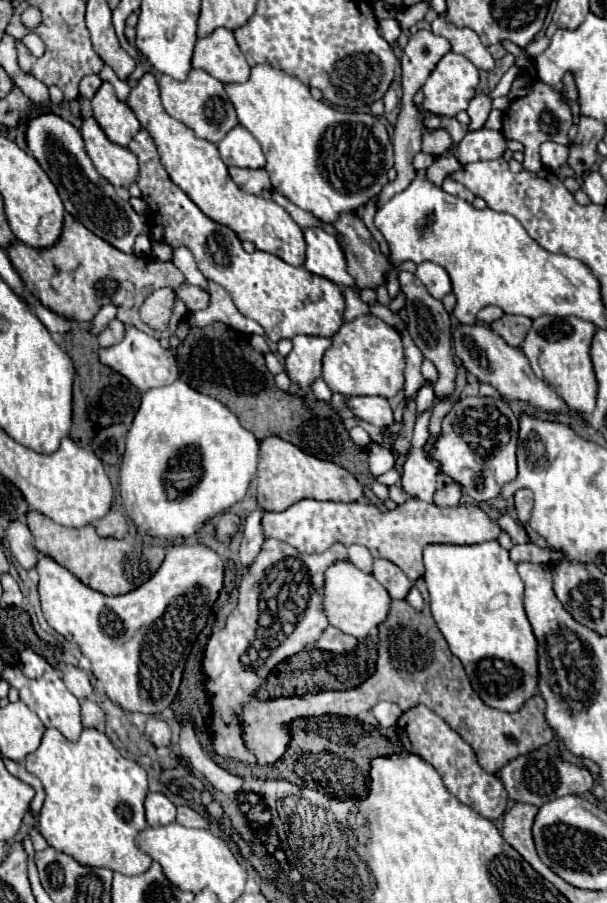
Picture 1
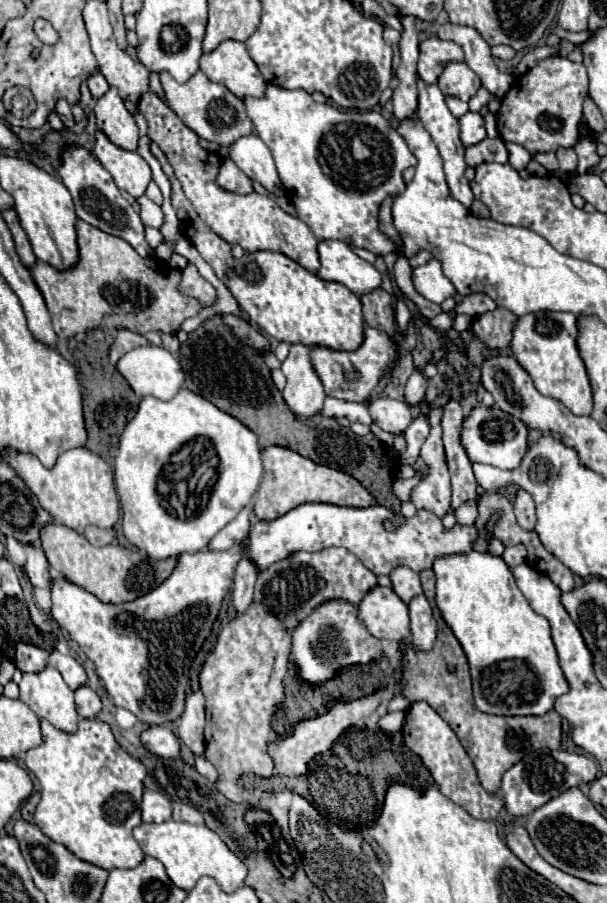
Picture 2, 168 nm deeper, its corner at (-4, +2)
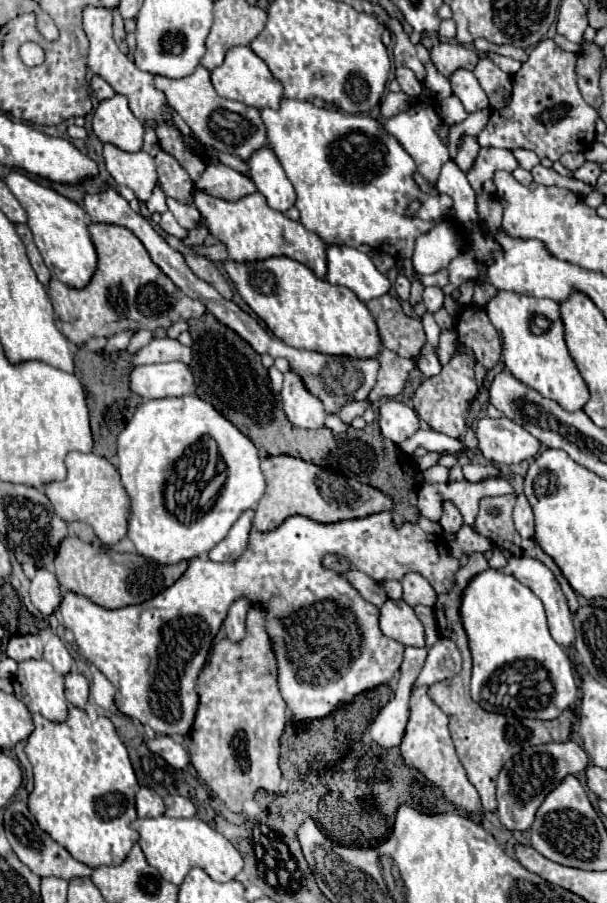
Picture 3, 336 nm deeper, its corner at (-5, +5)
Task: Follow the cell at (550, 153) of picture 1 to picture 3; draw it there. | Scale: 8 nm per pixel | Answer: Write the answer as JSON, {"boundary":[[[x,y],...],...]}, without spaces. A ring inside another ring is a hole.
{"boundary":[[[564,153],[564,155],[560,157],[560,163],[562,163],[566,169],[570,169],[570,171],[578,169],[584,161],[586,161],[586,159],[584,159],[582,153]]]}

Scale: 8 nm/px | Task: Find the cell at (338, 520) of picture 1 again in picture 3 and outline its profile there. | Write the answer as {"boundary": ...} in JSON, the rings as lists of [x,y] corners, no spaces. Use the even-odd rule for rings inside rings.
{"boundary":[[[380,511],[360,519],[346,519],[336,523],[318,523],[304,515],[288,517],[280,527],[272,531],[256,531],[249,535],[246,551],[236,561],[214,563],[208,557],[194,557],[188,563],[186,573],[170,585],[164,593],[140,605],[128,605],[120,609],[104,609],[92,603],[88,597],[66,591],[58,613],[64,627],[74,633],[82,655],[94,663],[116,689],[116,707],[138,719],[142,725],[150,725],[162,735],[184,735],[190,731],[196,717],[196,677],[206,661],[208,647],[216,637],[228,607],[238,597],[248,597],[254,603],[266,607],[266,629],[270,633],[274,653],[278,657],[278,685],[288,705],[288,717],[294,725],[308,719],[330,715],[338,705],[352,701],[354,695],[388,683],[400,669],[404,645],[382,635],[378,627],[378,607],[364,601],[360,593],[338,573],[330,573],[322,567],[326,553],[340,553],[348,557],[360,571],[374,577],[376,581],[402,579],[406,573],[416,571],[428,577],[436,593],[446,593],[452,587],[452,575],[460,567],[460,561],[450,555],[448,547],[416,523],[404,523],[400,529],[392,525],[392,511]],[[440,553],[446,553],[446,561],[440,561]],[[446,569],[446,575],[444,575]],[[184,619],[184,621],[182,621]]]}

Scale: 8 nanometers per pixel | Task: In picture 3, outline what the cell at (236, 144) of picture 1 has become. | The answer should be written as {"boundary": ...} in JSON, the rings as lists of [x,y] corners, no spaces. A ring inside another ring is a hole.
{"boundary":[[[260,147],[248,157],[250,177],[258,191],[266,197],[268,205],[276,211],[286,211],[294,205],[296,193],[290,185],[278,157],[270,147]]]}

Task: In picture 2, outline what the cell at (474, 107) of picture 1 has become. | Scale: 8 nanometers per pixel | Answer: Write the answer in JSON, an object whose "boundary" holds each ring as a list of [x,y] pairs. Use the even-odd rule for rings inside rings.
{"boundary":[[[467,112],[465,116],[459,118],[459,124],[461,124],[461,134],[459,134],[459,138],[461,138],[463,148],[473,146],[473,144],[485,140],[487,134],[485,134],[485,126],[483,126],[485,122],[483,122],[481,114],[477,114],[477,112]]]}

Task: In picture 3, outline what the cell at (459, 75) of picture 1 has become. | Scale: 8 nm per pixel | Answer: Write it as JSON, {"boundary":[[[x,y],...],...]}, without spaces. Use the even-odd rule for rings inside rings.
{"boundary":[[[456,69],[450,75],[450,83],[452,83],[452,93],[462,101],[462,105],[464,105],[464,109],[468,113],[474,113],[474,111],[490,107],[488,95],[480,87],[480,83],[478,83],[478,79],[474,77],[472,71]]]}

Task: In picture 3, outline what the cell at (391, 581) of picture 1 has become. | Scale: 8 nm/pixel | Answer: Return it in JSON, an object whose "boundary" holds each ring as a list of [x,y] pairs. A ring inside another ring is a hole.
{"boundary":[[[406,573],[400,583],[404,587],[404,601],[410,607],[414,607],[414,605],[434,607],[436,591],[432,589],[432,585],[420,573]]]}

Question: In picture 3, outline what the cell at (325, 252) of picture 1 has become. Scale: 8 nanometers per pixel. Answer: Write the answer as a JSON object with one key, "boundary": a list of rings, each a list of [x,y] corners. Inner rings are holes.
{"boundary":[[[330,245],[326,249],[328,255],[328,273],[326,279],[332,285],[344,285],[356,293],[360,301],[376,299],[390,289],[390,281],[384,273],[380,273],[372,259],[346,245]]]}

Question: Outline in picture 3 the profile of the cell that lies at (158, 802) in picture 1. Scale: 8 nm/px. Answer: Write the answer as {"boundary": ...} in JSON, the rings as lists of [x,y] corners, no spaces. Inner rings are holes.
{"boundary":[[[140,787],[140,791],[136,793],[136,809],[138,809],[138,817],[160,817],[166,811],[164,799],[148,789],[148,787]]]}

